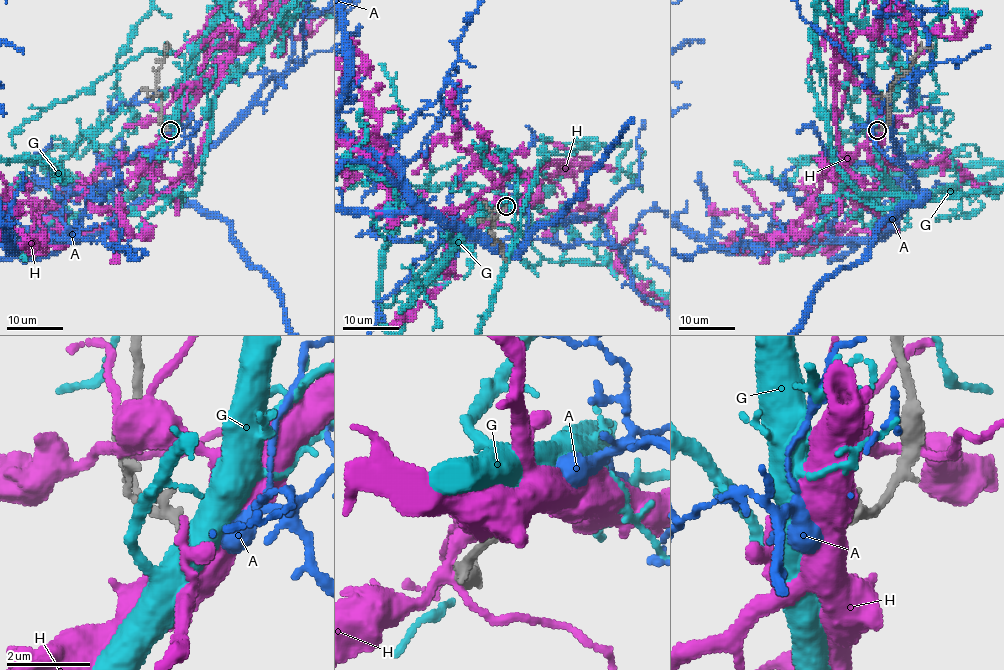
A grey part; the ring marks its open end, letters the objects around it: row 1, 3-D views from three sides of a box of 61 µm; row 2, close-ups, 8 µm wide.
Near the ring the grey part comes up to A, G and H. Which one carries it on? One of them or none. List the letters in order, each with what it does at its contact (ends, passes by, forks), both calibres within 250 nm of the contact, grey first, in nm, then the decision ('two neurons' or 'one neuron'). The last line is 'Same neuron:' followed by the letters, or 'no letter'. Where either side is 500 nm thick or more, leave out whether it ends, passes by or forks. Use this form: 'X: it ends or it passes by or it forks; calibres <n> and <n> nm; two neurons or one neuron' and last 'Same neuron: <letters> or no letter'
A: it ends; calibres 220 and 360 nm; one neuron
G: calibres 220 and 500 nm; two neurons
H: calibres 220 and 550 nm; two neurons
Same neuron: A

